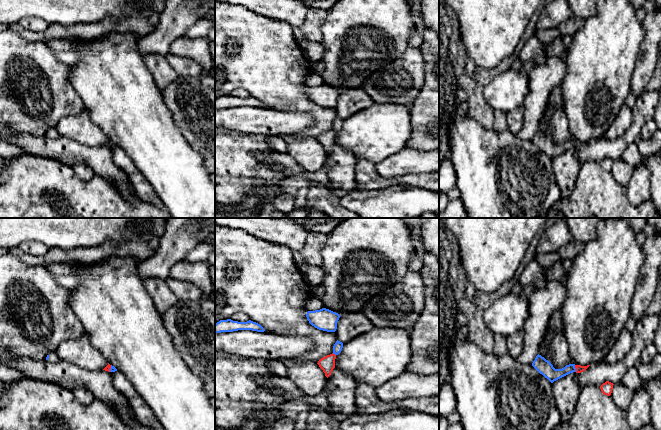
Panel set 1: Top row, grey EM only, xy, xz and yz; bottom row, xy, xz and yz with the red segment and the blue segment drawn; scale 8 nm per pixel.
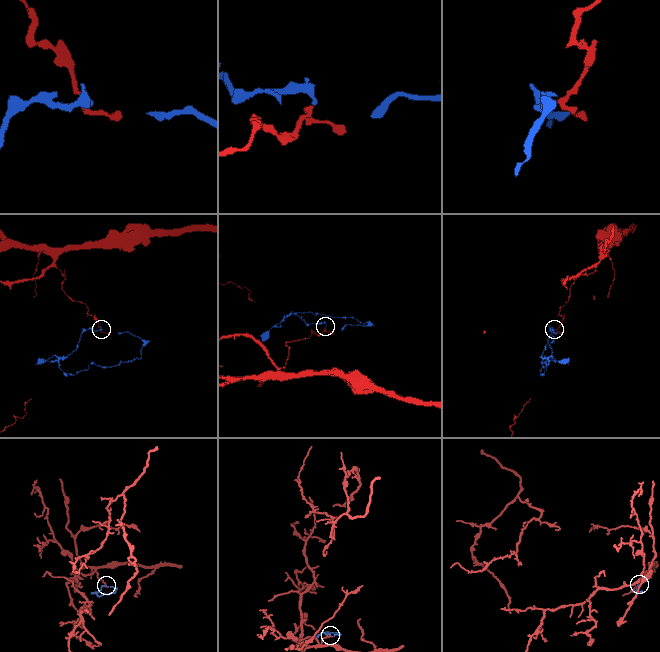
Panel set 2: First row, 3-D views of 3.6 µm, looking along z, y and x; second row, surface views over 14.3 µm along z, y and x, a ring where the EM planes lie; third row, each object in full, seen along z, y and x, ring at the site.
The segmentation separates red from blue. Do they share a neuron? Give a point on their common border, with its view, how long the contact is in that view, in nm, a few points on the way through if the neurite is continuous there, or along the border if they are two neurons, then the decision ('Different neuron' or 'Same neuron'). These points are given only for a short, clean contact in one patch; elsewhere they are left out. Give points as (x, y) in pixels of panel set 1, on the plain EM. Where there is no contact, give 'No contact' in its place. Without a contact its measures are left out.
Touches red at yz (575, 143). Shared border 60 nm. Boundary: yz (574, 141), (576, 147). Different neuron

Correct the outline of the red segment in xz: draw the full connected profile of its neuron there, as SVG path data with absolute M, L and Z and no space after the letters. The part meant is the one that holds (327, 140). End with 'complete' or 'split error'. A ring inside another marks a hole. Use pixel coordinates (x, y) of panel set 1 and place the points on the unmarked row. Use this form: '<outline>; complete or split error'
M332 129L330 131L321 134L317 139L325 149L325 152L327 154L331 151L333 145L335 144L335 135L336 131Z; complete

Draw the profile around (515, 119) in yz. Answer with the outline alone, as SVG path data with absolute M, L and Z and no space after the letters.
M521 105L519 108L506 113L508 129L517 134L524 125L525 107Z

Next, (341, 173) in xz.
M334 144L325 162L329 165L329 181L336 189L352 191L355 188L355 167L358 159L350 150Z

